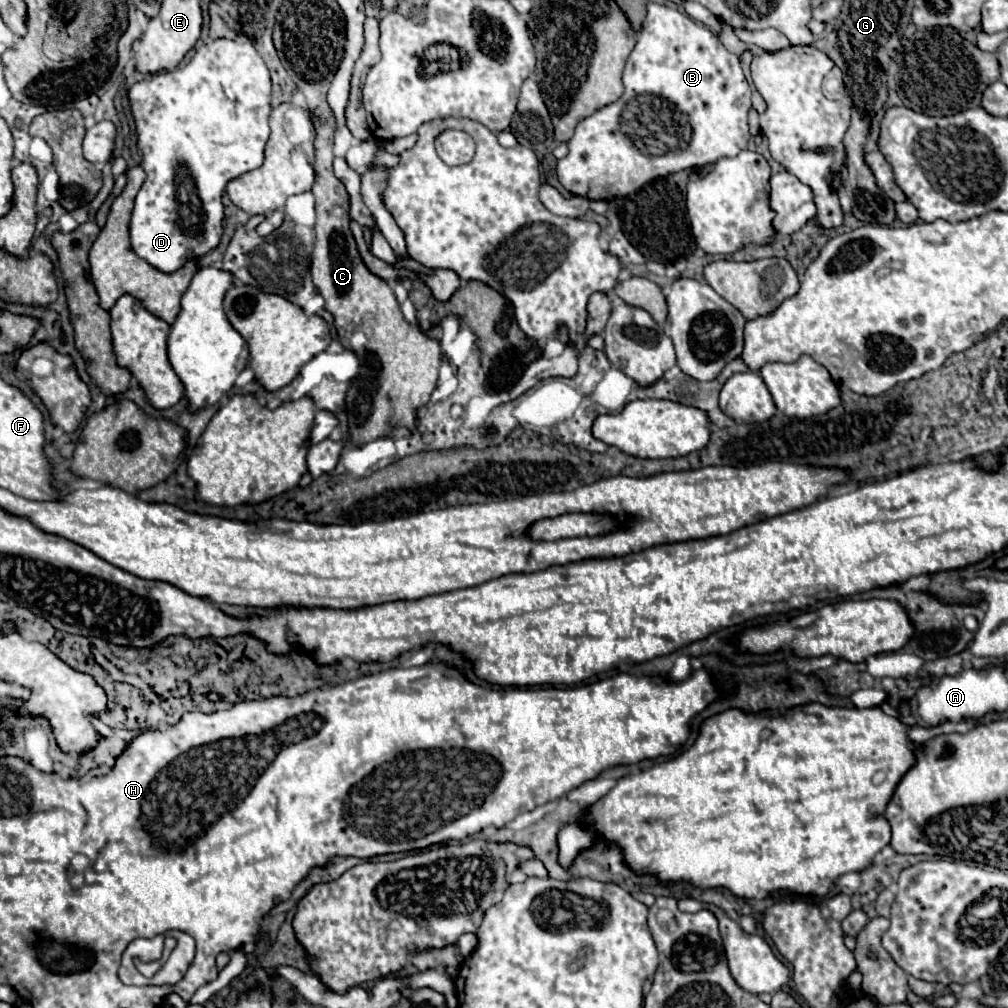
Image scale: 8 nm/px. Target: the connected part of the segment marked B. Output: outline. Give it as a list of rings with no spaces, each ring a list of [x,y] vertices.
[[[657,2],[647,4],[647,18],[645,18],[643,28],[639,32],[637,44],[629,54],[629,60],[627,60],[627,66],[625,66],[625,72],[623,72],[623,84],[625,84],[625,92],[615,104],[609,104],[609,106],[597,110],[595,114],[591,114],[589,118],[581,120],[577,124],[573,138],[567,142],[569,144],[569,154],[563,160],[557,162],[559,182],[563,184],[563,188],[567,188],[575,196],[583,196],[583,198],[589,198],[589,200],[623,198],[623,196],[629,196],[629,194],[637,192],[641,186],[645,186],[647,182],[651,182],[655,178],[663,178],[663,176],[669,176],[669,174],[675,174],[675,172],[681,172],[681,170],[689,170],[689,168],[703,168],[703,166],[719,162],[719,158],[735,158],[749,144],[747,112],[751,108],[751,88],[745,80],[739,58],[735,54],[731,54],[709,28],[705,28],[703,24],[691,20],[687,14],[683,14],[683,12],[679,12],[671,6],[657,4]]]

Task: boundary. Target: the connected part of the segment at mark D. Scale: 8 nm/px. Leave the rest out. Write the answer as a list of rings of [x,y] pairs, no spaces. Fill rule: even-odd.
[[[238,35],[236,39],[219,38],[219,40],[211,40],[207,44],[203,44],[201,48],[197,48],[197,52],[193,54],[193,58],[175,70],[169,72],[161,72],[155,74],[151,80],[141,80],[137,84],[133,84],[127,92],[129,104],[131,104],[131,114],[135,120],[135,130],[137,130],[137,148],[141,154],[141,168],[145,170],[147,178],[135,198],[135,208],[129,220],[129,240],[131,240],[131,248],[133,252],[143,258],[145,262],[149,262],[153,268],[157,268],[163,274],[171,274],[179,268],[183,268],[187,264],[187,260],[197,260],[205,254],[209,254],[211,250],[215,250],[221,242],[223,236],[223,204],[221,198],[225,194],[227,182],[231,182],[231,178],[239,178],[255,168],[259,168],[263,164],[263,150],[269,138],[269,112],[271,112],[271,78],[269,78],[269,70],[267,64],[263,62],[263,58],[259,56],[259,52],[251,46],[251,42],[246,36]]]

